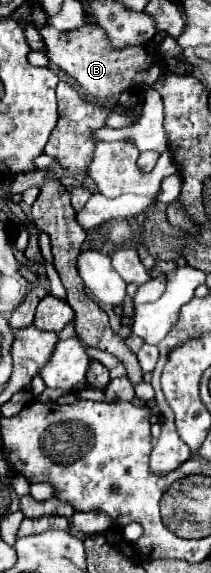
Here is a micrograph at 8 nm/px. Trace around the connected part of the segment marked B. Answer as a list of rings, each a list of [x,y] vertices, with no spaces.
[[[52,25],[40,29],[42,41],[46,45],[46,55],[62,71],[76,79],[76,83],[96,99],[118,97],[130,89],[150,89],[162,75],[160,65],[144,47],[130,47],[114,51],[106,41],[106,33],[98,25],[82,25],[76,31],[58,31]]]

